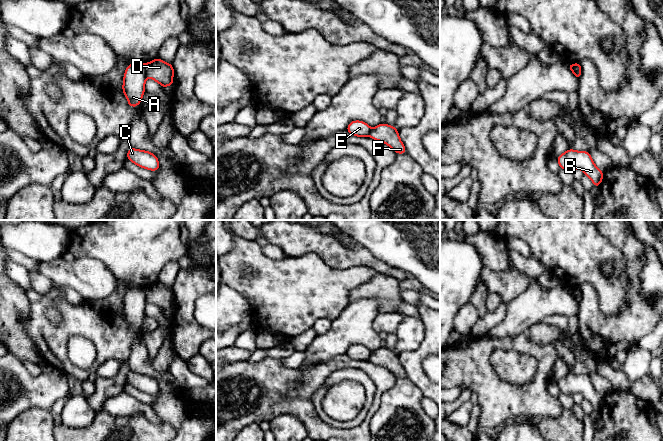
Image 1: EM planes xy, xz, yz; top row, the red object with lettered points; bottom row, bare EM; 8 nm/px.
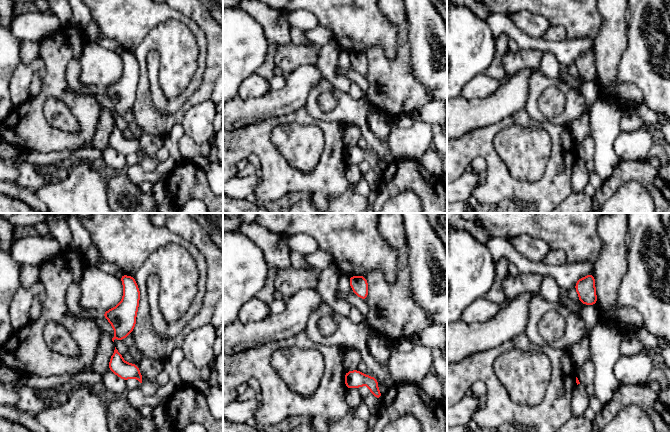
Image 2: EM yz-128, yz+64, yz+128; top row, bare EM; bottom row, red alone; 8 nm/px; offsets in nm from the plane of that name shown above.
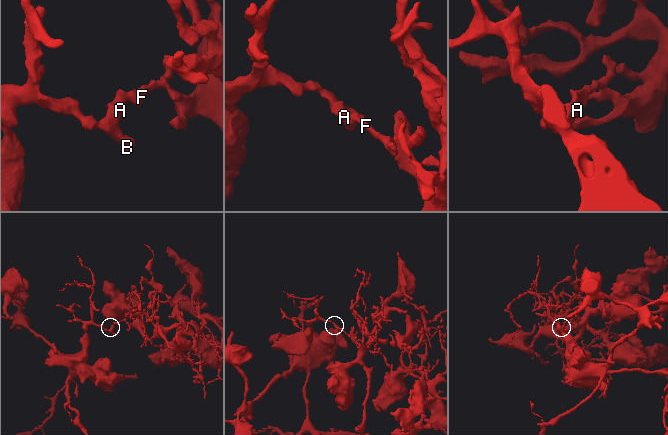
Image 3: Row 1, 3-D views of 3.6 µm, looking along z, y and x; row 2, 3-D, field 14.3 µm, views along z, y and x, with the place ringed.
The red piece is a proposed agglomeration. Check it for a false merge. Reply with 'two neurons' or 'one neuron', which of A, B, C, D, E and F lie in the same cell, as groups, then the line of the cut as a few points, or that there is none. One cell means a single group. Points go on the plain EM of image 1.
two neurons; A B C E / D F; cut in xy along (144, 288), (147, 300)

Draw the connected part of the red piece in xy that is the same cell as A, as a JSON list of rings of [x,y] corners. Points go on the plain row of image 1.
[[[144,287],[129,288],[125,294],[122,314],[130,331],[138,330],[145,316],[147,299]]]

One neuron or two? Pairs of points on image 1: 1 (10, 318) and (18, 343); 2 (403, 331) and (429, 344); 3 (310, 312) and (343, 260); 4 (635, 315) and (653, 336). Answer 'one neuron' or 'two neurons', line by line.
1: one neuron
2: two neurons
3: two neurons
4: two neurons

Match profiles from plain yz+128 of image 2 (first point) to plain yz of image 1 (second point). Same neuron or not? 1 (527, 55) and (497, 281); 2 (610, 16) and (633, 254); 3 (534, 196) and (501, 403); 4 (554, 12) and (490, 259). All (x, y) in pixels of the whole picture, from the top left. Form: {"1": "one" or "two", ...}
{"1": "one", "2": "one", "3": "one", "4": "two"}

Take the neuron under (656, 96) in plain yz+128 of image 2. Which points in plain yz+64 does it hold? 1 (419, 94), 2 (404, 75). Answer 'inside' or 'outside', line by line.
1: outside
2: outside

